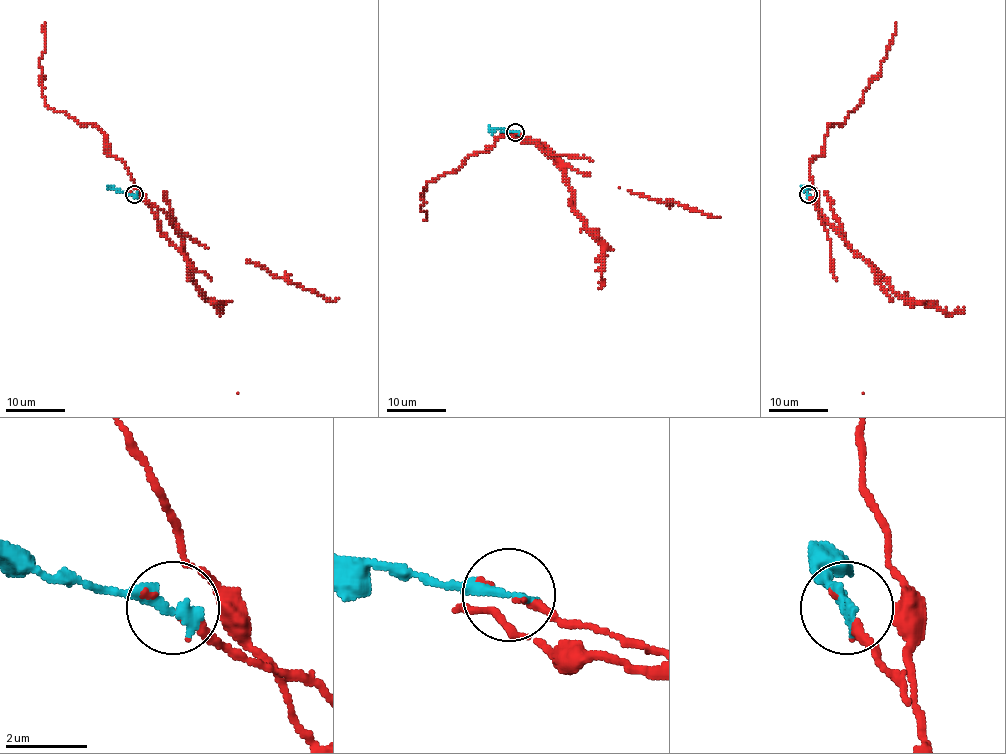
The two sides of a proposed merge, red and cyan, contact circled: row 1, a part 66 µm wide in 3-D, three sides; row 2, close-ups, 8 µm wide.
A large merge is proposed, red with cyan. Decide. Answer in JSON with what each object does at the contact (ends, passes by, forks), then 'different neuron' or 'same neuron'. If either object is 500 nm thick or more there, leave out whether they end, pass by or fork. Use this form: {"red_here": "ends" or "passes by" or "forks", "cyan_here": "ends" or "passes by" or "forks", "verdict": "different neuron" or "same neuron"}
{"red_here": "ends", "cyan_here": "ends", "verdict": "same neuron"}

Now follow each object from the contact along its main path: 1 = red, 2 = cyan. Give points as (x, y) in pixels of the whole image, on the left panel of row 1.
1: (135, 194), (149, 203), (121, 161), (105, 148), (105, 135), (44, 103), (40, 60), (46, 47), (46, 22)
2: (133, 194), (106, 186)

